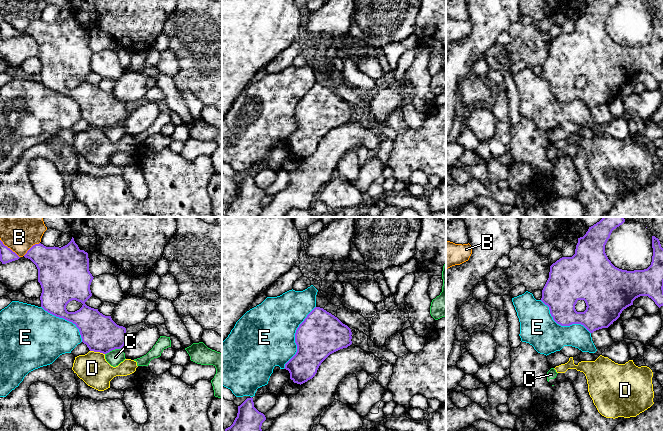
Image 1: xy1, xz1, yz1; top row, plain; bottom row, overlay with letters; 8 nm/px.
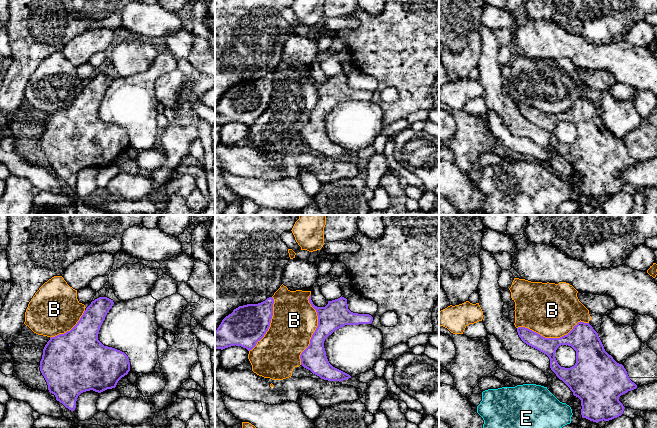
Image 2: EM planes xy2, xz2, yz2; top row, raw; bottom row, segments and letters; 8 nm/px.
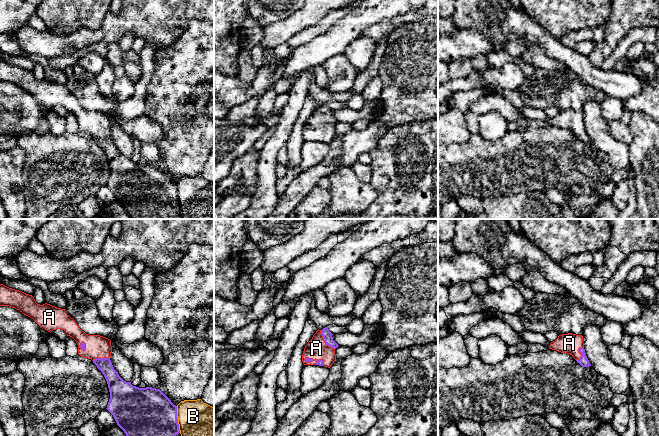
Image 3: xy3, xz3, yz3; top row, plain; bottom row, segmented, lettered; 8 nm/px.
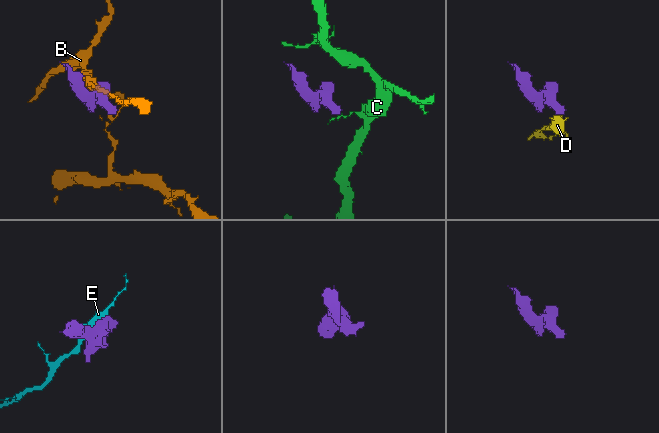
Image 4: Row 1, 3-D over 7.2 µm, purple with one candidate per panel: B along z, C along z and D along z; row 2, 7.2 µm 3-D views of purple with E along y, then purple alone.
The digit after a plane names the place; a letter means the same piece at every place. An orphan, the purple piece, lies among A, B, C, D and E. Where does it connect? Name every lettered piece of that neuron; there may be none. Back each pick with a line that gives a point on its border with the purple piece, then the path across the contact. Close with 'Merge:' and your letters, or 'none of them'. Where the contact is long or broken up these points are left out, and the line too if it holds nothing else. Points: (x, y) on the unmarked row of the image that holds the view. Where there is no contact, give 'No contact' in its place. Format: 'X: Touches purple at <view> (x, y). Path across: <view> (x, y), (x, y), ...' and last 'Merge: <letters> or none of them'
A: Touches purple at xz3 (324, 116). Path across: xz3 (327, 111), (324, 116), (316, 124)
Merge: A

